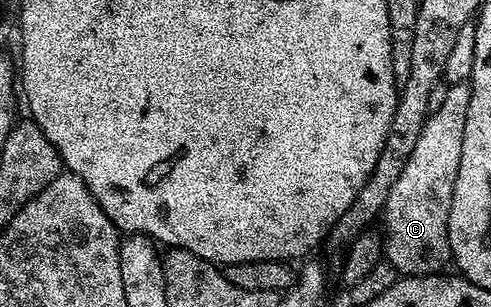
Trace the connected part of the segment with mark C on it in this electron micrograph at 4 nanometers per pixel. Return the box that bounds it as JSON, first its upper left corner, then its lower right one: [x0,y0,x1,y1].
[382,82,472,277]

